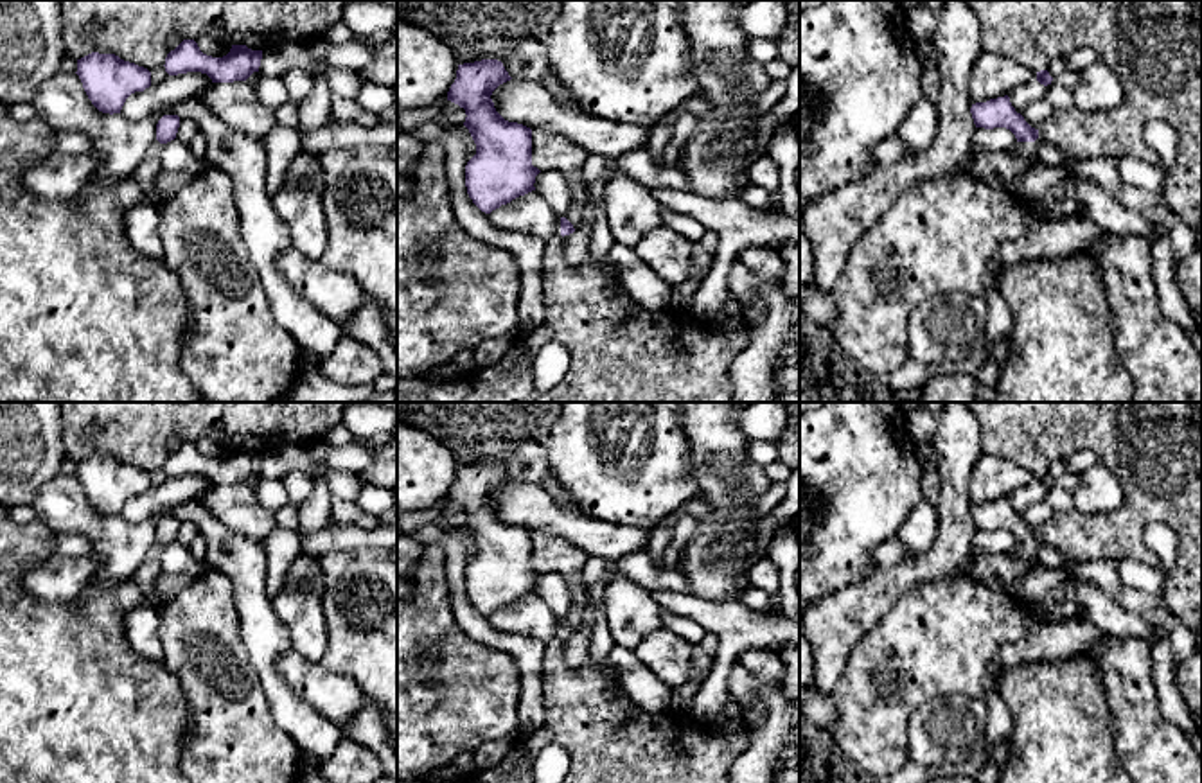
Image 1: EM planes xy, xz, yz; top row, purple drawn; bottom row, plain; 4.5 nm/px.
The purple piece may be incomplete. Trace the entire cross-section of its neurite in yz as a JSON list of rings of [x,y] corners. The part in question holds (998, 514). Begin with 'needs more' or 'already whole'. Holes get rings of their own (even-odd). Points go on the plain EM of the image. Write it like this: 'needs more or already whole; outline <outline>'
needs more; outline [[[1008,497],[976,505],[970,515],[976,530],[1006,530],[1017,541],[1008,553],[979,557],[970,566],[970,575],[995,593],[1017,598],[1021,580],[1031,571],[1044,567],[1037,553],[1038,532],[1031,530],[1024,519],[1015,514]]]

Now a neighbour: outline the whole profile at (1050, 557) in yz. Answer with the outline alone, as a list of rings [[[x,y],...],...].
[[[1037,541],[1037,553],[1038,553],[1040,564],[1047,569],[1064,569],[1071,564],[1076,564],[1062,550],[1040,541]]]

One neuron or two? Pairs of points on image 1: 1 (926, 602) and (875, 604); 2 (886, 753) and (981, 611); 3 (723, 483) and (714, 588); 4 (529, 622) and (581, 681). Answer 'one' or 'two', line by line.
1: two
2: one
3: one
4: two

